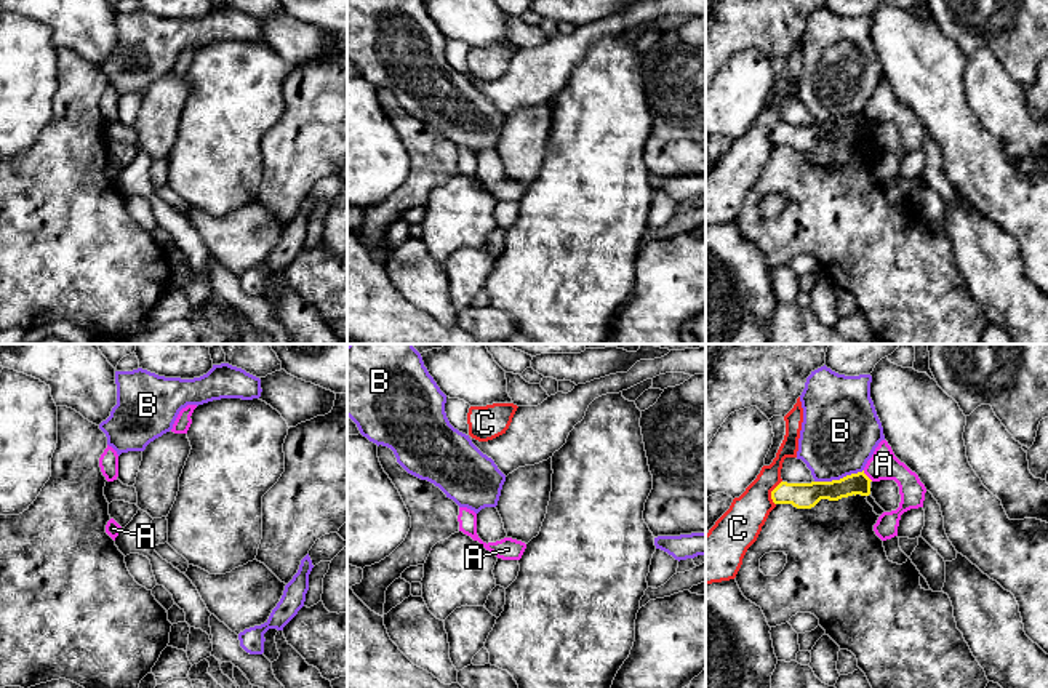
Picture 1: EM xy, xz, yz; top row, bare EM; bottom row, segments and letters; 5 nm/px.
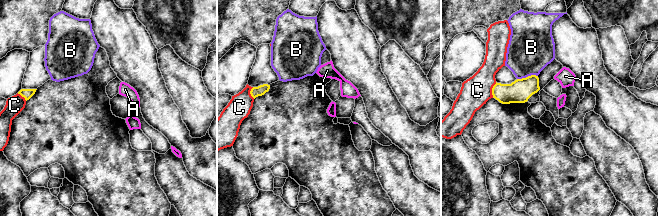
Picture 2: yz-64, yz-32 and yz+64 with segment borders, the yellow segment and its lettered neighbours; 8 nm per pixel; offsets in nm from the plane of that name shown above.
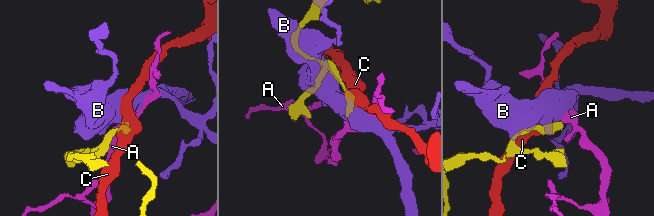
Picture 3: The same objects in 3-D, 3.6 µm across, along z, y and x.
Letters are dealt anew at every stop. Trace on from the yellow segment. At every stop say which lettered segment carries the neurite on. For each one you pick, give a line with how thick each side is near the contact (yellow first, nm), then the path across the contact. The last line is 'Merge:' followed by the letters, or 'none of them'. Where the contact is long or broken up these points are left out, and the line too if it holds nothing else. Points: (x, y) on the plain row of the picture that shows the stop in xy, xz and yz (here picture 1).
Merge: none of them

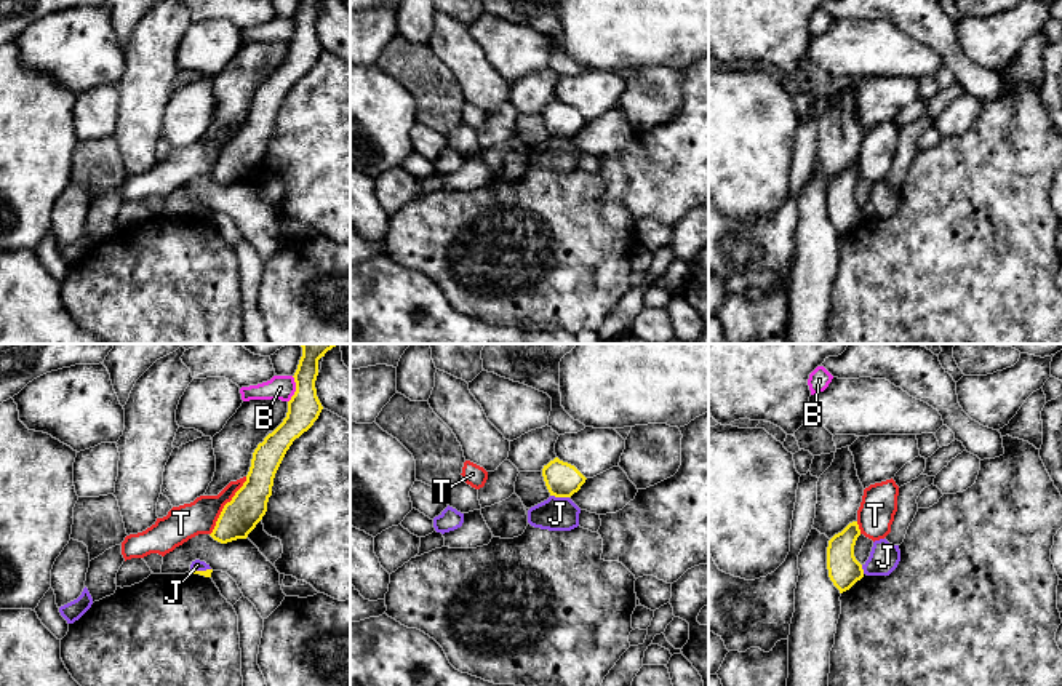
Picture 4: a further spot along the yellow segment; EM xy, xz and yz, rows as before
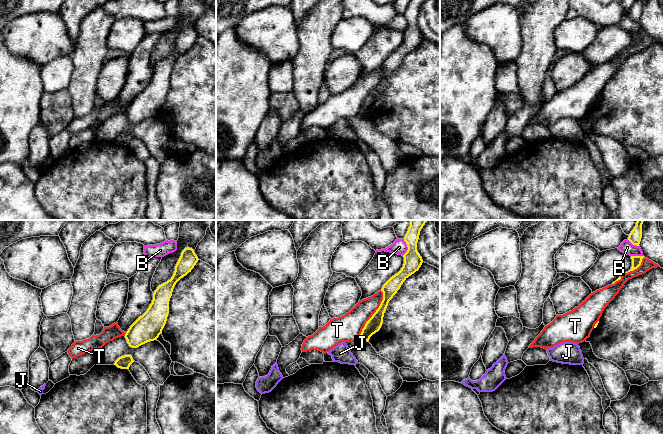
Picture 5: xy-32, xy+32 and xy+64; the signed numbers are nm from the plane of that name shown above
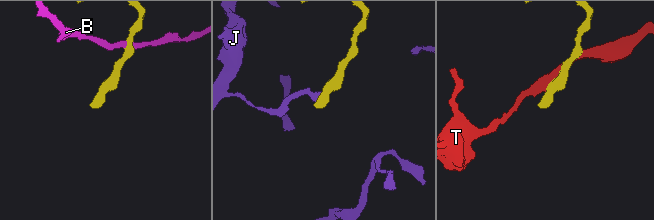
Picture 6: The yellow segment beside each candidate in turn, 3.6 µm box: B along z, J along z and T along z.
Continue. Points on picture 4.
Merge: none of them

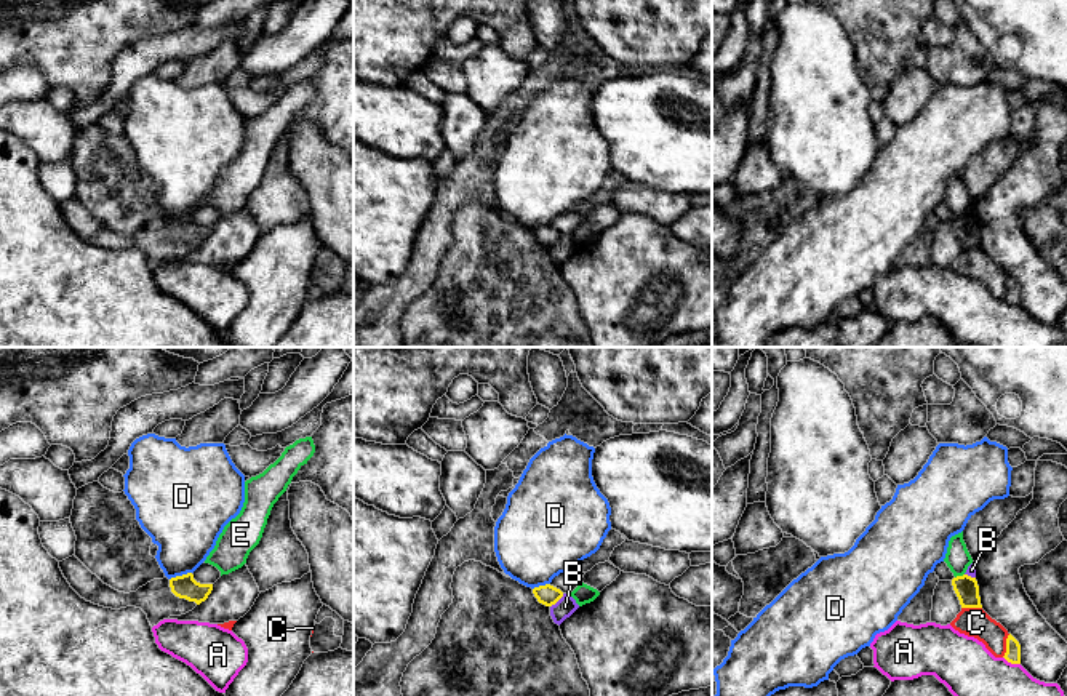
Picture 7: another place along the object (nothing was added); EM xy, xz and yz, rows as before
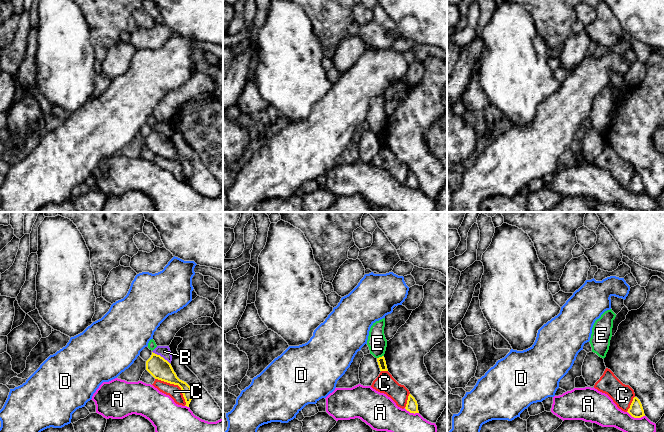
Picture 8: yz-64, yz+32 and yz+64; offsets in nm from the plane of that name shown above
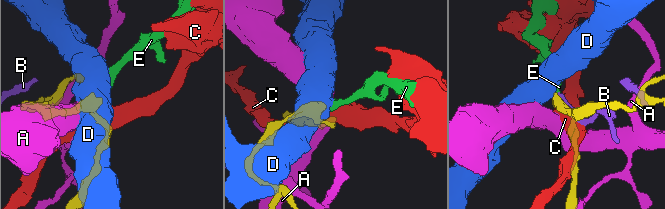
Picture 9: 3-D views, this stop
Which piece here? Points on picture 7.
E: 120 nm thick on the yellow side, 120 nm on the other; runs through yz (967, 231), (959, 218), (957, 199)
Merge: E

